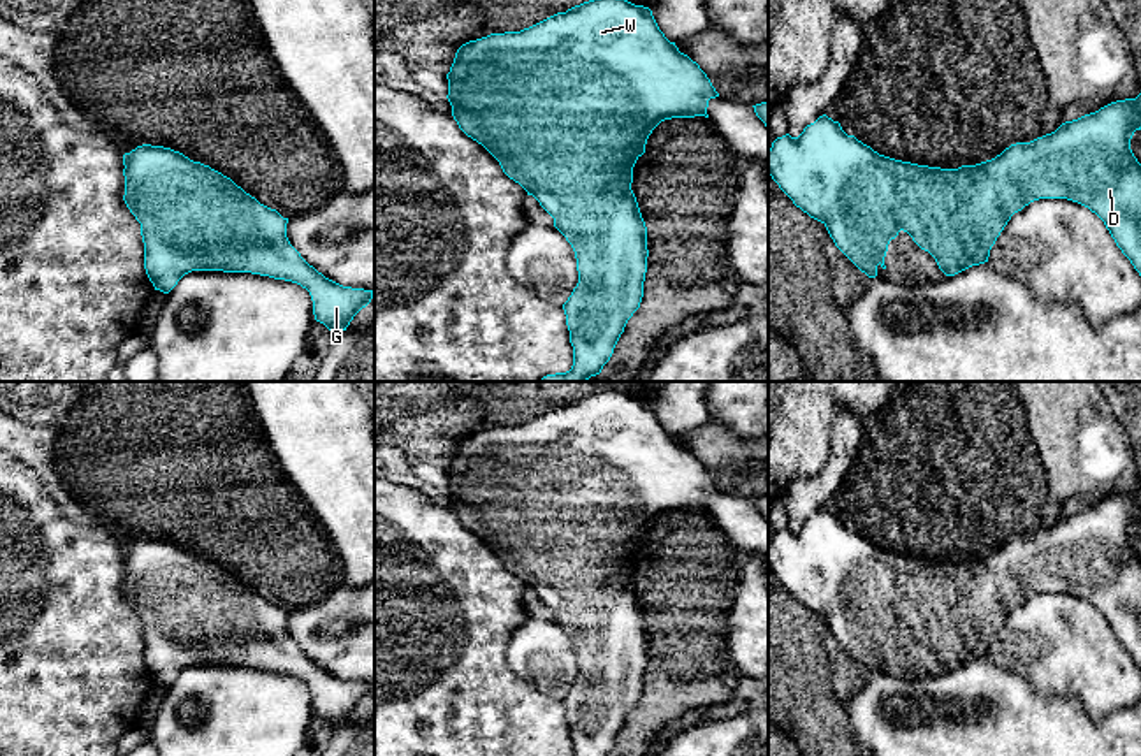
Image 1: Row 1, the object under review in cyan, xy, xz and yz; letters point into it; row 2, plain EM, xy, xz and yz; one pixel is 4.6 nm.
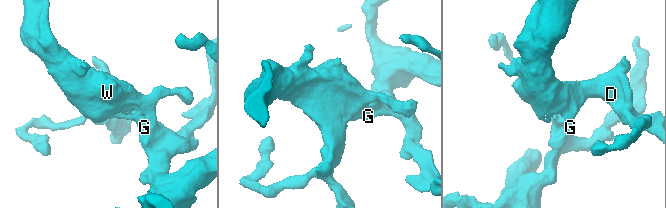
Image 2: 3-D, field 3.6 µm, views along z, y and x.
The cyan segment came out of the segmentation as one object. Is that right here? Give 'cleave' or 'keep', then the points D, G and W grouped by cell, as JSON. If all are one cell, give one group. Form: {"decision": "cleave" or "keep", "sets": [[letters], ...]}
{"decision": "keep", "sets": [["D", "G", "W"]]}

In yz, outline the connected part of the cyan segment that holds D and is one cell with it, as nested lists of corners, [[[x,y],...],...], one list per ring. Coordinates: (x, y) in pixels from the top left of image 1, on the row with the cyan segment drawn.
[[[1141,93],[1065,121],[1055,132],[1030,142],[1011,144],[992,160],[941,169],[879,155],[854,135],[847,135],[839,121],[823,114],[798,137],[786,134],[772,142],[768,174],[796,207],[826,227],[835,246],[868,278],[877,276],[879,265],[886,269],[888,244],[900,230],[928,251],[946,276],[985,264],[1011,216],[1039,199],[1067,199],[1095,213],[1141,276],[1141,164],[1130,149],[1136,130],[1141,130]]]

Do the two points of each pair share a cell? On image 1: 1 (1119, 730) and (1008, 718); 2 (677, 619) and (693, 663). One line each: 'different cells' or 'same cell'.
1: same cell
2: different cells

